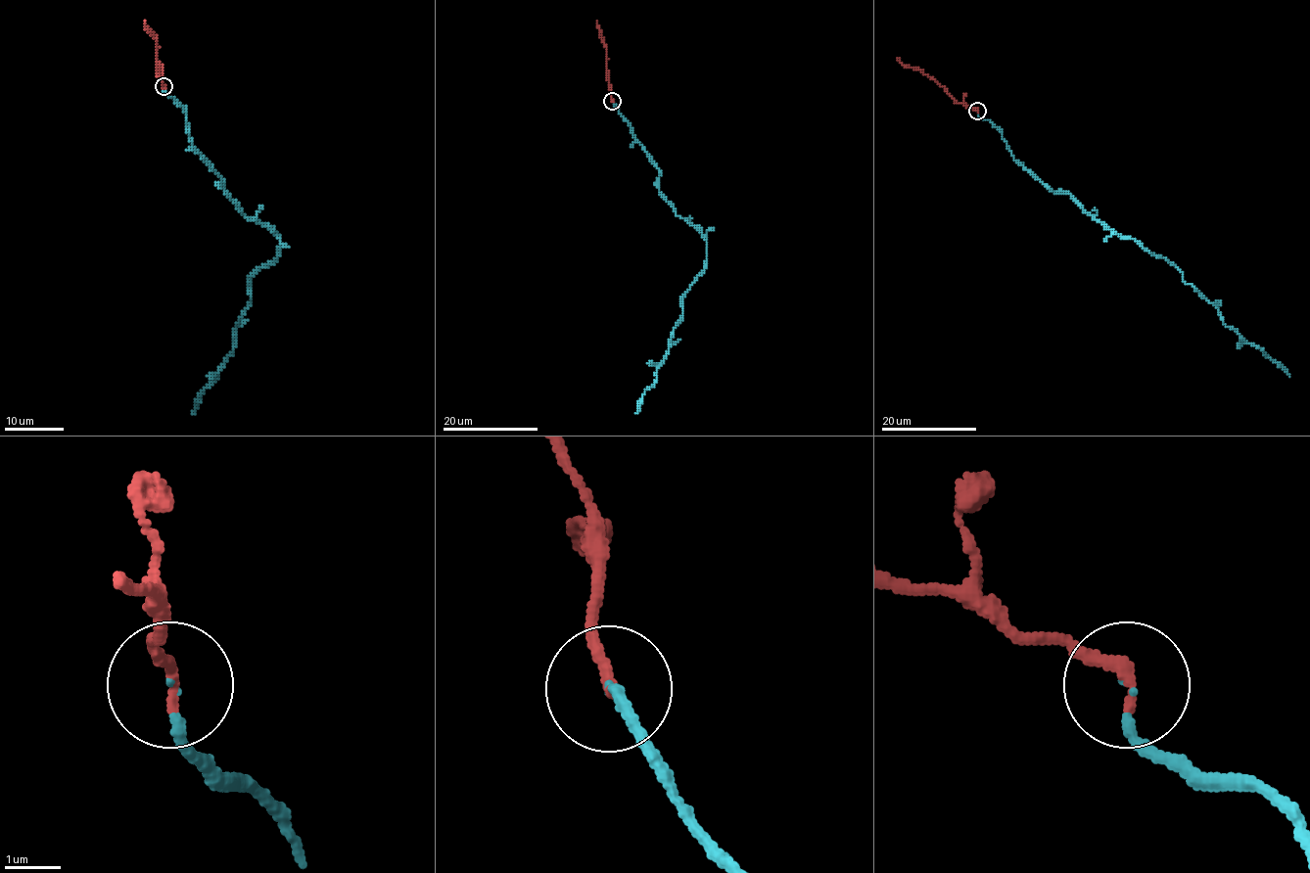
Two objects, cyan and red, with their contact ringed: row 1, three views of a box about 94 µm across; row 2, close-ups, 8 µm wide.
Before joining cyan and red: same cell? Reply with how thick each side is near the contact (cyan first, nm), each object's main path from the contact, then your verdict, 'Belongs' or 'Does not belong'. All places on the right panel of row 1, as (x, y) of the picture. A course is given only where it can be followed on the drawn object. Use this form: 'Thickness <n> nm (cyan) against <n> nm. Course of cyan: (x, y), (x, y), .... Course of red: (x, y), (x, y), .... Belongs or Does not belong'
Thickness 120 nm (cyan) against 240 nm. Course of cyan: (977, 111), (1043, 183), (1172, 263), (1227, 326), (1288, 376). Course of red: (977, 111), (956, 101), (943, 87), (921, 71), (906, 67), (898, 59). Belongs

